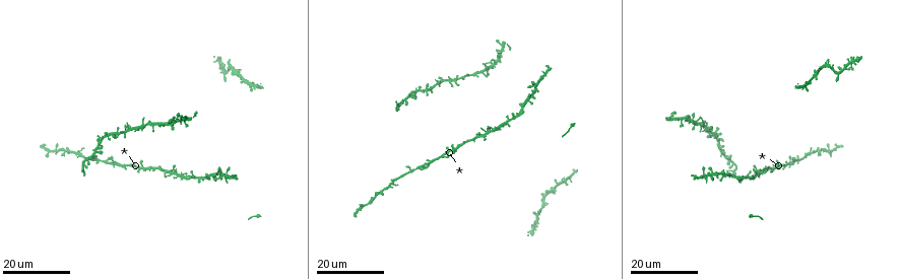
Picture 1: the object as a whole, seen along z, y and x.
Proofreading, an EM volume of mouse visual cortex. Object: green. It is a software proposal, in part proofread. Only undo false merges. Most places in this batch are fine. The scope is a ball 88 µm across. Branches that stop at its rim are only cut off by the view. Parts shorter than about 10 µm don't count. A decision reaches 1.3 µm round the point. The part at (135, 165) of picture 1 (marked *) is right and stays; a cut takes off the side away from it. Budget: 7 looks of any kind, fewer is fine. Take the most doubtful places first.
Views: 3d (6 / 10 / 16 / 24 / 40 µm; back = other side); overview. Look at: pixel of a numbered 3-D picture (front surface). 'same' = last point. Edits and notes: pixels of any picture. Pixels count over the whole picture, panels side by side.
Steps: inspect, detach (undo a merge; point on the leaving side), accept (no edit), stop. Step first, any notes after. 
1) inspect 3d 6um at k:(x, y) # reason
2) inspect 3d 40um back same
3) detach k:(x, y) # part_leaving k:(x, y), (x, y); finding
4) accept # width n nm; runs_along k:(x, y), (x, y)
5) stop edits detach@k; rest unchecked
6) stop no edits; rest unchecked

inspect 3d 16um at 1:(748, 174)

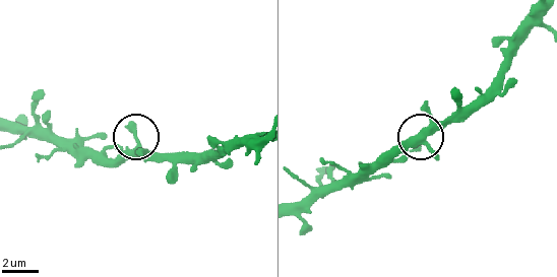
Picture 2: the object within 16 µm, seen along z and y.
inspect 3d 6um at 2:(137, 140)

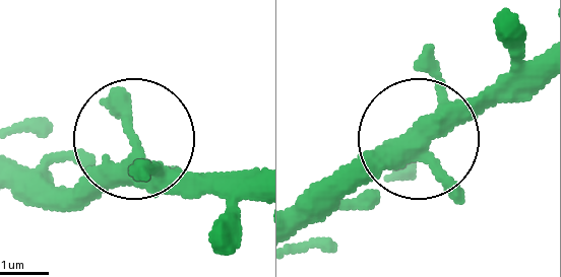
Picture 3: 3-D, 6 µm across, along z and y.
accept # runs_along 3:(296, 231), (522, 58); all the same neuron

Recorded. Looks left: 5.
inspect 3d 24um at 1:(530, 101)

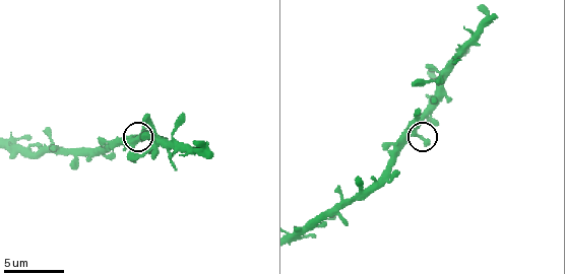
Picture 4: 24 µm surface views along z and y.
inspect 3d 10um at 4:(416, 133)

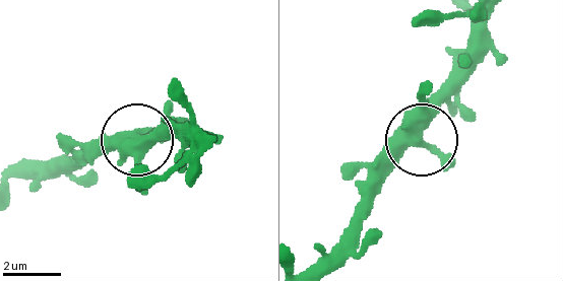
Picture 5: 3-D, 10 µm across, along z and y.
accept # continuous, no second neuron

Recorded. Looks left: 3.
inspect 3d 24um at 1:(411, 172) # looks like a crossing

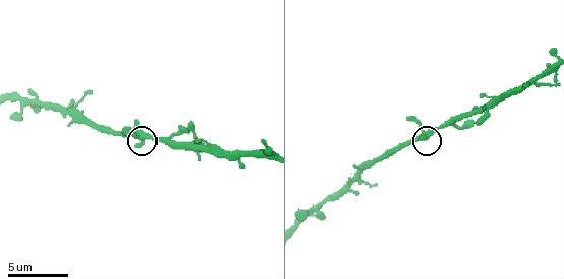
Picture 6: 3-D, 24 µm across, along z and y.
inspect 3d 10um at 6:(139, 136)

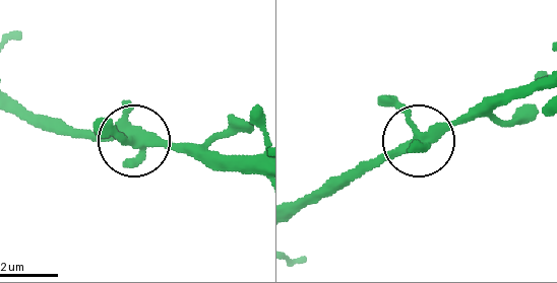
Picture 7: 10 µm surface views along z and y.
accept # side_arm 25 um; arms 5; all the same neuron

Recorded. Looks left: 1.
stop no edits; rest unchecked

